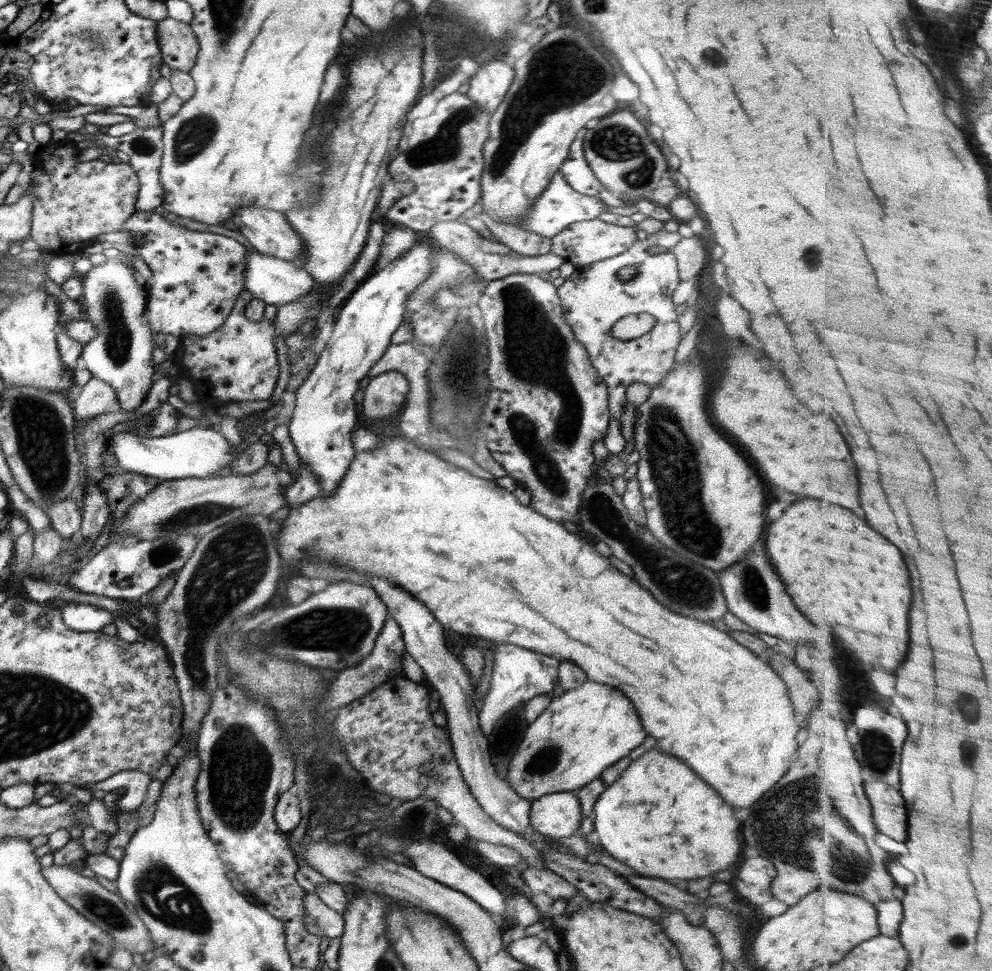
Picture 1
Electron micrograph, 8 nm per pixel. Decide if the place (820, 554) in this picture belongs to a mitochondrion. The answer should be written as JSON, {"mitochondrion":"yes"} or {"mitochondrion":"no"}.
{"mitochondrion":"no"}

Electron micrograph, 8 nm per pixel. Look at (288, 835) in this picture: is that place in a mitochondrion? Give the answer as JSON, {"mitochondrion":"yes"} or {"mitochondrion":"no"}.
{"mitochondrion":"no"}

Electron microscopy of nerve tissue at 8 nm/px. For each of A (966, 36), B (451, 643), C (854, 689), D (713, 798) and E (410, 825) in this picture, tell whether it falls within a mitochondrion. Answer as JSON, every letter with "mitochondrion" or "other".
{"A":"other","B":"other","C":"other","D":"other","E":"mitochondrion"}

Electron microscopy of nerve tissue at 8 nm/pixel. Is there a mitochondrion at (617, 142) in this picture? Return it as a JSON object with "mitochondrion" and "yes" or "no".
{"mitochondrion":"yes"}

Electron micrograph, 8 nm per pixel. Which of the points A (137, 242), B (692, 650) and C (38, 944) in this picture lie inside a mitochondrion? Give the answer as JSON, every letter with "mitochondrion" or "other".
{"A":"other","B":"other","C":"other"}

